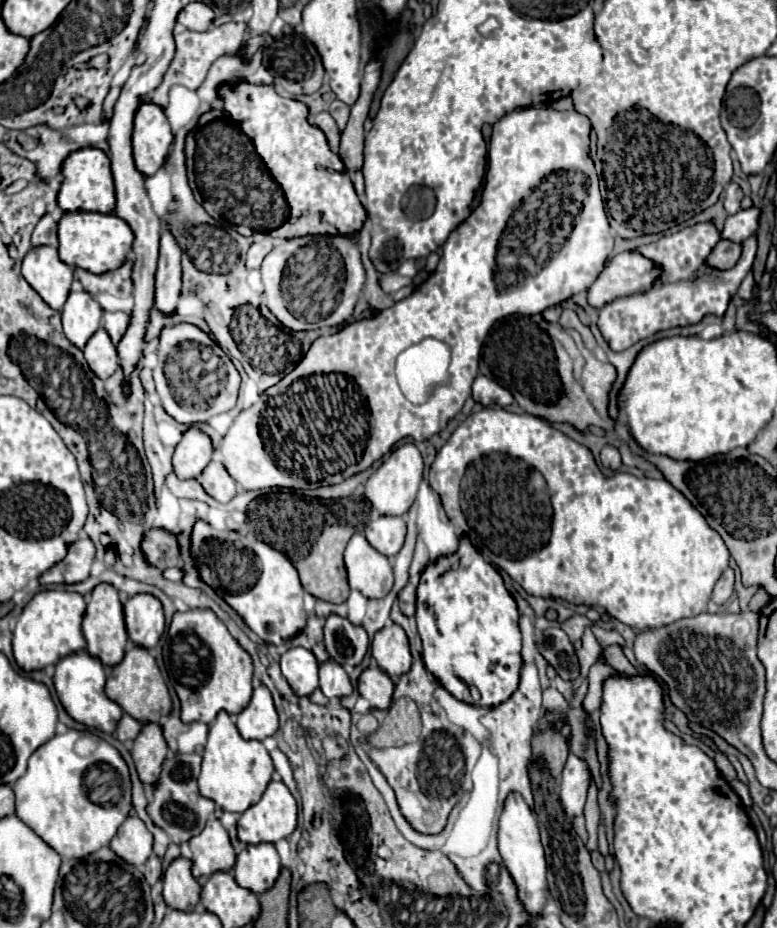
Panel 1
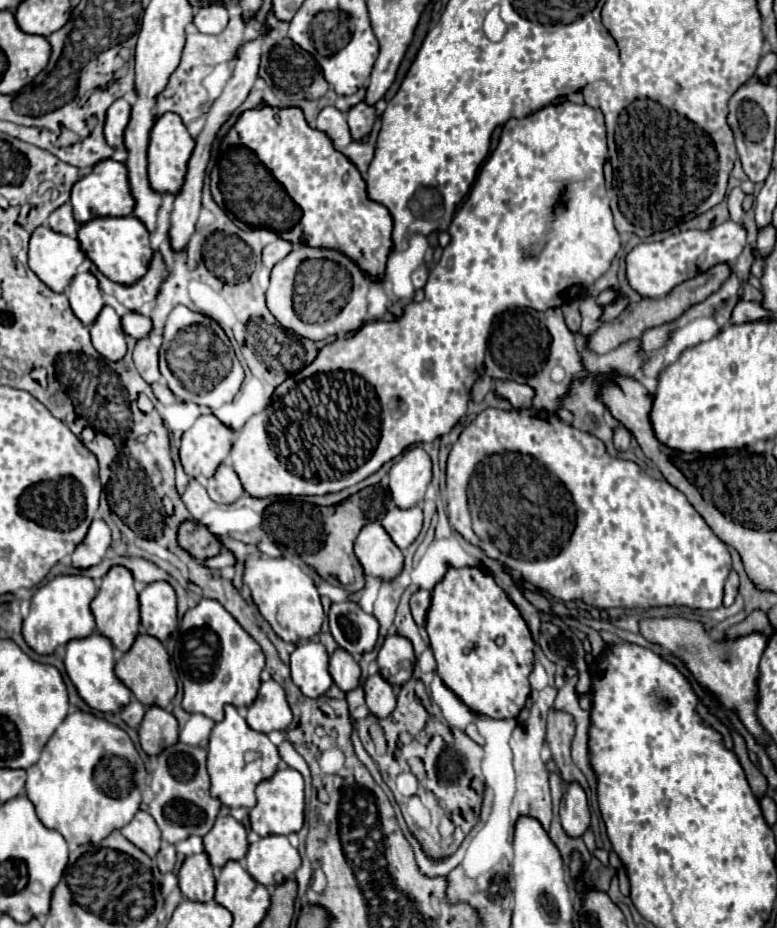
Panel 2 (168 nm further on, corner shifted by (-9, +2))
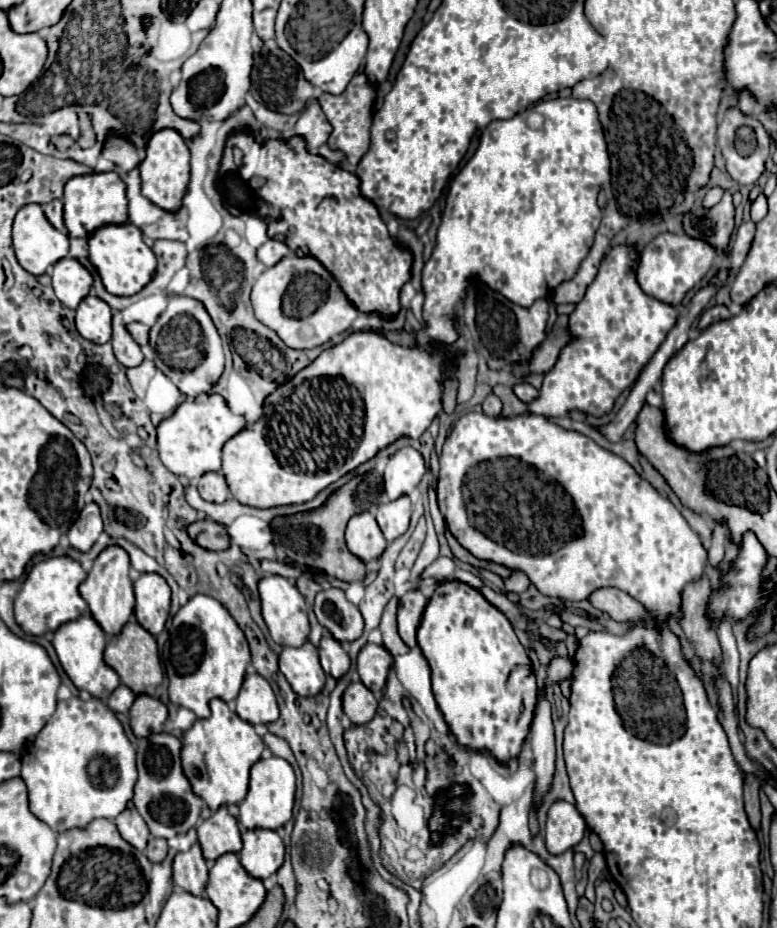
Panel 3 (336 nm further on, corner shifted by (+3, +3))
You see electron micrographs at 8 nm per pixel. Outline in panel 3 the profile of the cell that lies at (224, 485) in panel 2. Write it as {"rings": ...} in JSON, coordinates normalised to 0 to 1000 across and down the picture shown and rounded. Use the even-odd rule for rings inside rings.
{"rings":[[[284,509],[261,511],[254,517],[254,528],[256,528],[259,537],[266,539],[266,541],[290,541],[292,539],[292,532],[295,532],[290,513]]]}

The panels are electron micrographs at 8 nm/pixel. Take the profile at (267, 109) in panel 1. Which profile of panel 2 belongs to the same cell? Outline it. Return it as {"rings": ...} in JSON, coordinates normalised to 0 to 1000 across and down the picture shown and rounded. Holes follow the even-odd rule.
{"rings":[[[338,113],[336,117],[313,120],[292,143],[290,154],[313,156],[328,163],[382,219],[387,227],[385,240],[372,249],[359,251],[359,255],[398,266],[431,266],[457,279],[477,301],[493,298],[495,281],[506,266],[506,236],[493,221],[472,212],[470,195],[459,180],[441,165],[431,163],[426,150],[416,141],[398,137],[385,115]]]}

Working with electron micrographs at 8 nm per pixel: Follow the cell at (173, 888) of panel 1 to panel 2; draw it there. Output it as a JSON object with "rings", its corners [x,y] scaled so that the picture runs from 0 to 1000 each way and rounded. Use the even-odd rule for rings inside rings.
{"rings":[[[266,919],[246,921],[236,928],[230,936],[230,958],[236,967],[251,973],[274,971],[277,964],[277,945],[266,926]]]}

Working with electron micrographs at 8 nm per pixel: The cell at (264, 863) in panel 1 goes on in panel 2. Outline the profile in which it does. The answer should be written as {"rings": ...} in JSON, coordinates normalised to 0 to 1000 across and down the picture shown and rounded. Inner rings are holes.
{"rings":[[[364,900],[336,902],[320,911],[315,921],[318,941],[341,956],[356,956],[372,947],[387,932],[387,923],[380,913],[372,911]]]}

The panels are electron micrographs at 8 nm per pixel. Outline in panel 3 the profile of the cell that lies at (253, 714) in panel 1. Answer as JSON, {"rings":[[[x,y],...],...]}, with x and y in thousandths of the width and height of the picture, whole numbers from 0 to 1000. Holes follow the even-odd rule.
{"rings":[[[328,724],[315,726],[305,750],[305,769],[323,780],[346,780],[359,774],[354,748],[338,728]]]}

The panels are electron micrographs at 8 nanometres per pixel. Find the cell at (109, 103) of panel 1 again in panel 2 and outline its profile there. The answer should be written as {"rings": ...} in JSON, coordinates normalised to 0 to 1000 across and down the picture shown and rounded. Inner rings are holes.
{"rings":[[[151,107],[135,126],[135,150],[143,158],[158,158],[158,137],[163,137],[163,128],[169,122],[169,113],[163,107]]]}

